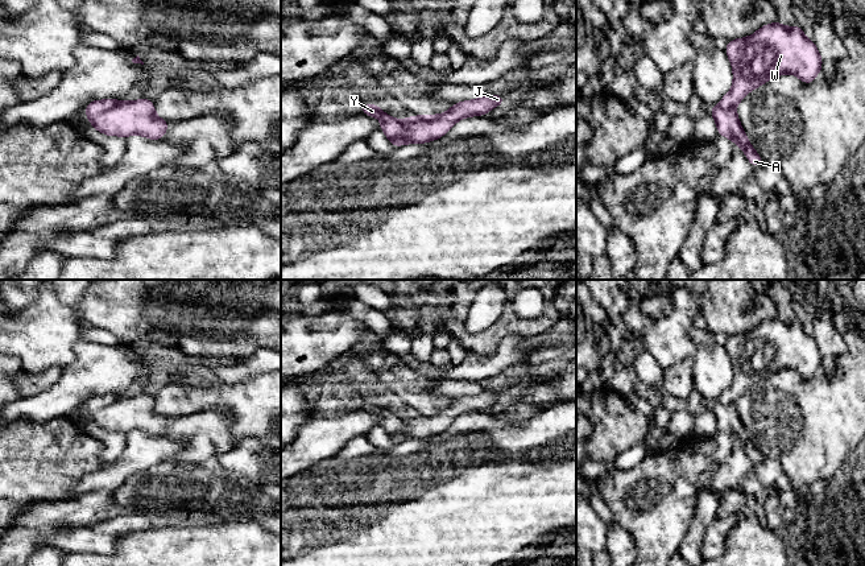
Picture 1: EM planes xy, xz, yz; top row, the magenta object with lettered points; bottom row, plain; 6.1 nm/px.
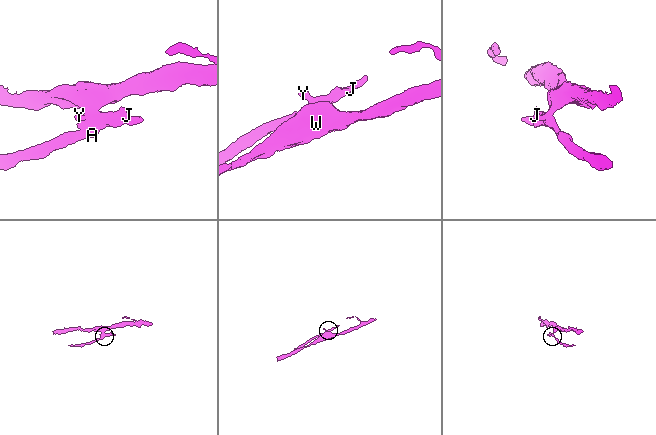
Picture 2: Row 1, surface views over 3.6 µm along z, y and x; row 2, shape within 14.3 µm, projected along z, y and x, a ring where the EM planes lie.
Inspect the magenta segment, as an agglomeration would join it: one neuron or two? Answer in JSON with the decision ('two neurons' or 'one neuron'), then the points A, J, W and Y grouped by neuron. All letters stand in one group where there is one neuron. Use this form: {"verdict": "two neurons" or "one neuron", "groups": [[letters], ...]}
{"verdict": "two neurons", "groups": [["A", "J"], ["W", "Y"]]}

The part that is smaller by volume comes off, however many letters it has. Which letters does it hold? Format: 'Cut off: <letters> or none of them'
Cut off: A, J

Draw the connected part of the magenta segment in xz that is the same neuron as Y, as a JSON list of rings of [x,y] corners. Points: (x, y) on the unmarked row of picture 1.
[[[365,398],[361,401],[360,408],[372,413],[378,413],[381,416],[380,425],[385,429],[388,434],[407,431],[403,422],[403,416],[398,416],[386,410],[378,401]]]

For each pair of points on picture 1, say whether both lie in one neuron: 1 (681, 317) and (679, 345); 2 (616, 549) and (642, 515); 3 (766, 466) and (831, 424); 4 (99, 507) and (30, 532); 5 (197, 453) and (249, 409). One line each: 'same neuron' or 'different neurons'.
1: same neuron
2: different neurons
3: different neurons
4: same neuron
5: different neurons

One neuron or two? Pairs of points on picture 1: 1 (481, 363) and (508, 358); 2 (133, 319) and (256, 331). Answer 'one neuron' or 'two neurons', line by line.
1: one neuron
2: one neuron

